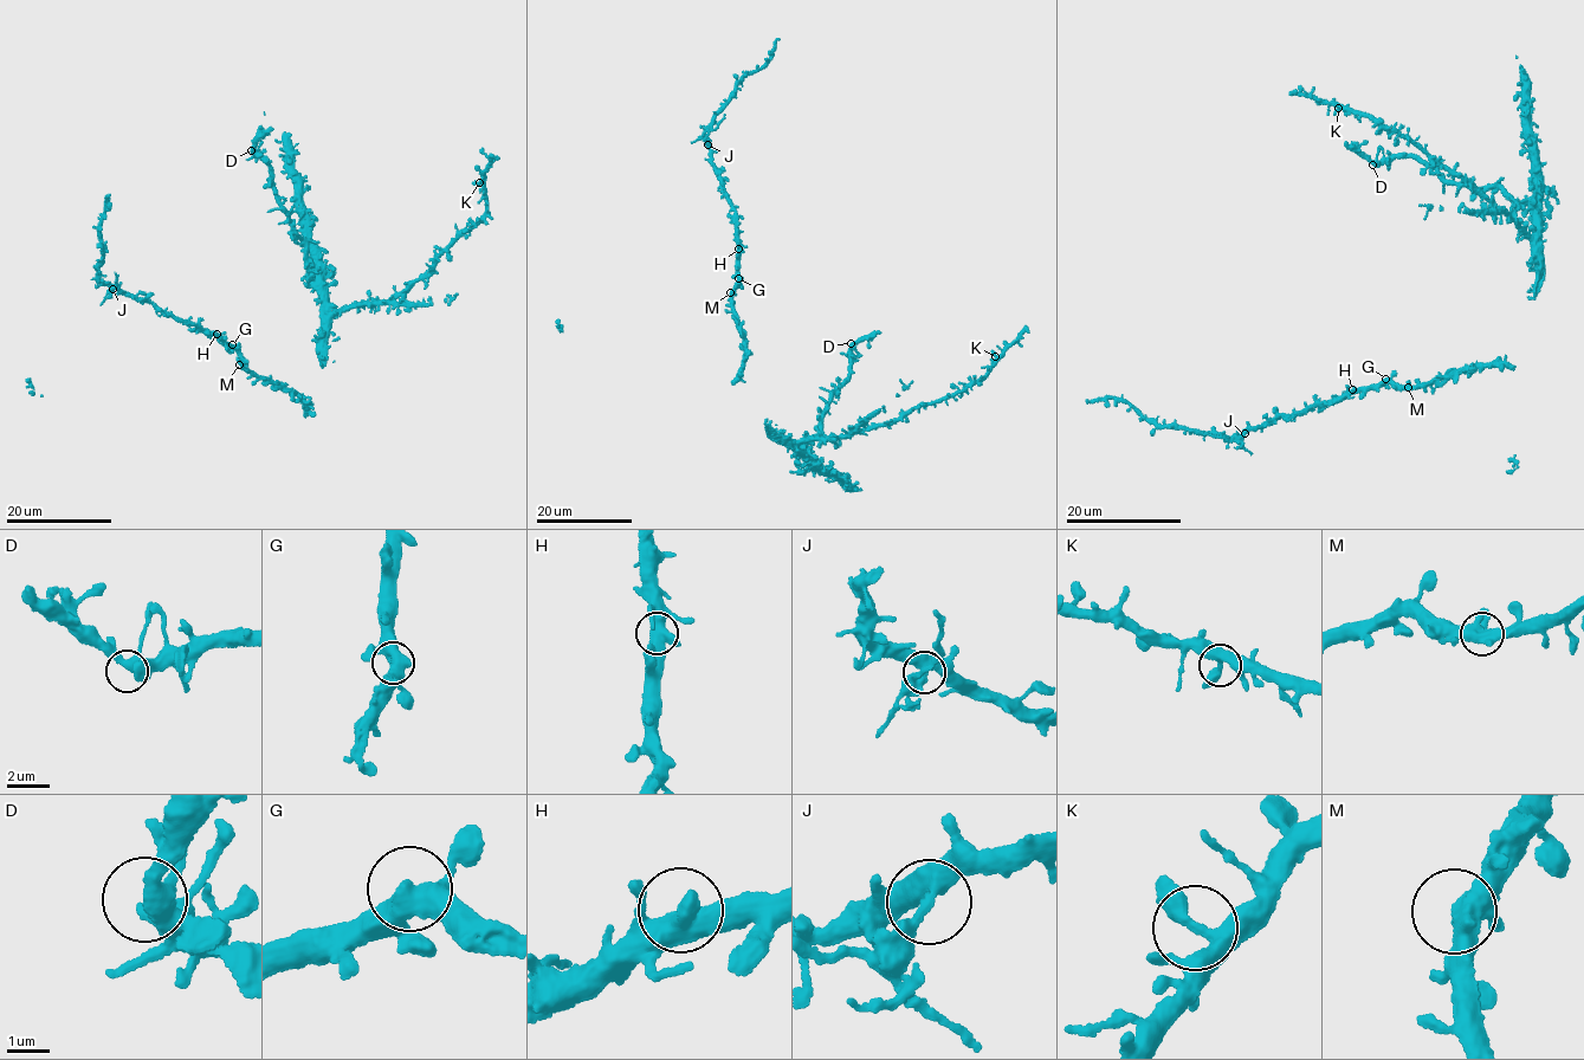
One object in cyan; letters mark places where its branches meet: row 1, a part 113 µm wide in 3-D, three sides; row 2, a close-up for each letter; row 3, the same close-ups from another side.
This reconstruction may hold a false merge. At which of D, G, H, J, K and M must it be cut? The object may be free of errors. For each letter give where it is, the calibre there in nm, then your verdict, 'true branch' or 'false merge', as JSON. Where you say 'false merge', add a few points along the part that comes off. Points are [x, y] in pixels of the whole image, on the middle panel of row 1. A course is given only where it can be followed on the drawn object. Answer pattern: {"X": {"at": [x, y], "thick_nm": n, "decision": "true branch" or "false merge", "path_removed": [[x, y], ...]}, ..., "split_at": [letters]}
{"D": {"at": [851, 343], "thick_nm": 340, "decision": "true branch"}, "G": {"at": [738, 278], "thick_nm": 400, "decision": "true branch"}, "H": {"at": [738, 249], "thick_nm": 280, "decision": "true branch"}, "J": {"at": [708, 144], "thick_nm": 340, "decision": "false merge", "path_removed": [[708, 146], [708, 135], [724, 114]]}, "K": {"at": [995, 356], "thick_nm": 320, "decision": "true branch"}, "M": {"at": [730, 292], "thick_nm": 320, "decision": "true branch"}, "split_at": ["J"]}

